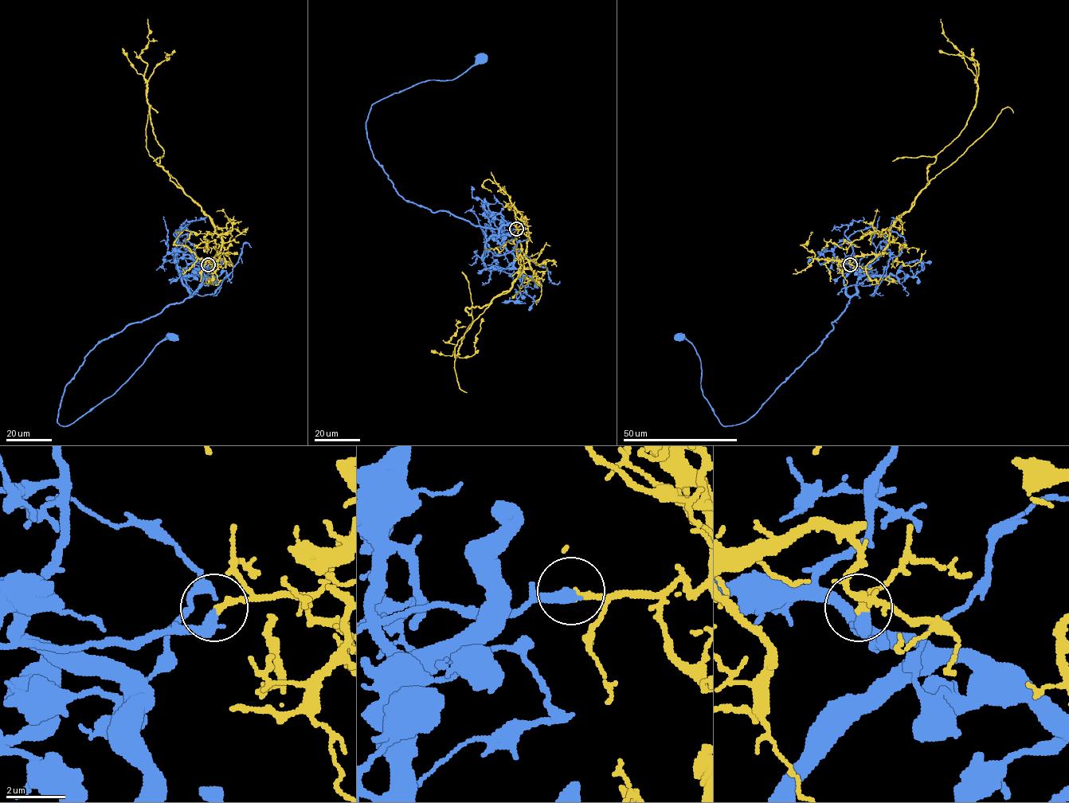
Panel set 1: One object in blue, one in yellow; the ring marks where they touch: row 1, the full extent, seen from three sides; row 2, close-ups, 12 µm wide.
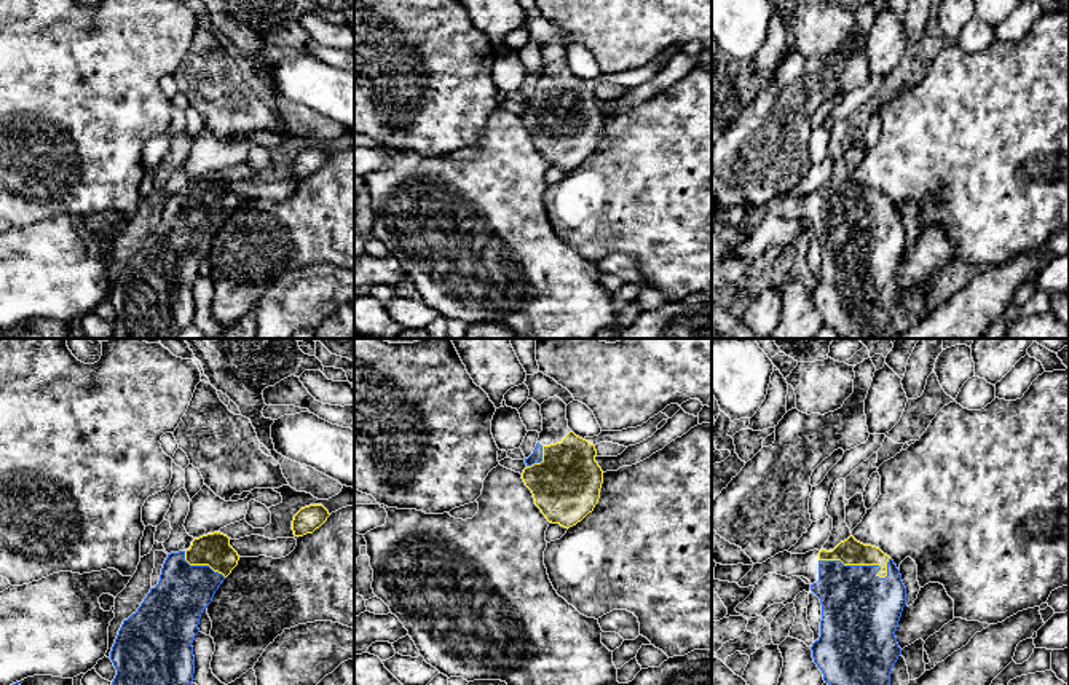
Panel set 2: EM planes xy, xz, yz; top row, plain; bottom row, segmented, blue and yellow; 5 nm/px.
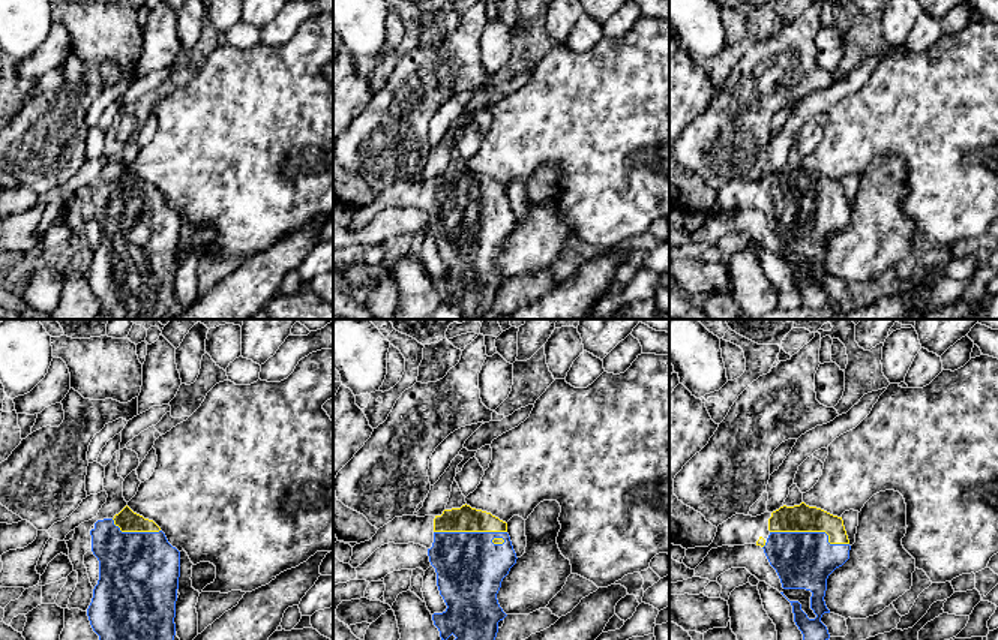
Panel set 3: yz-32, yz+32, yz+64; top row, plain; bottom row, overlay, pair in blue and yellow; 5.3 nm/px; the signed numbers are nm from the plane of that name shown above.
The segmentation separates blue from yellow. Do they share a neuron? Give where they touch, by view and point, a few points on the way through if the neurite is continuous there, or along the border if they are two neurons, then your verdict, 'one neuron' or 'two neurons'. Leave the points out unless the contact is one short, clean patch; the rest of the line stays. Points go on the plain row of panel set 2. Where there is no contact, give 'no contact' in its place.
contact yz (859, 208); two neurons

